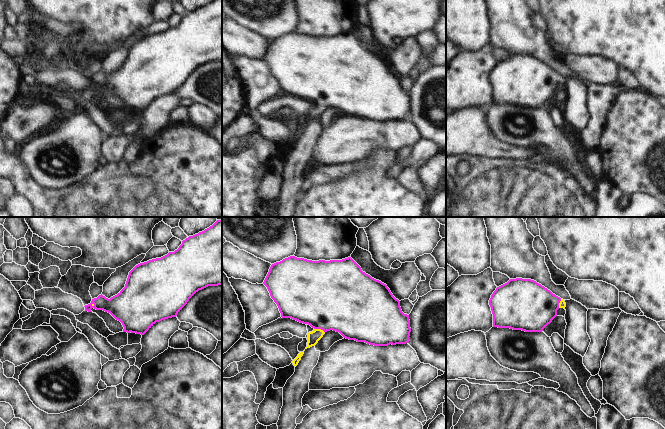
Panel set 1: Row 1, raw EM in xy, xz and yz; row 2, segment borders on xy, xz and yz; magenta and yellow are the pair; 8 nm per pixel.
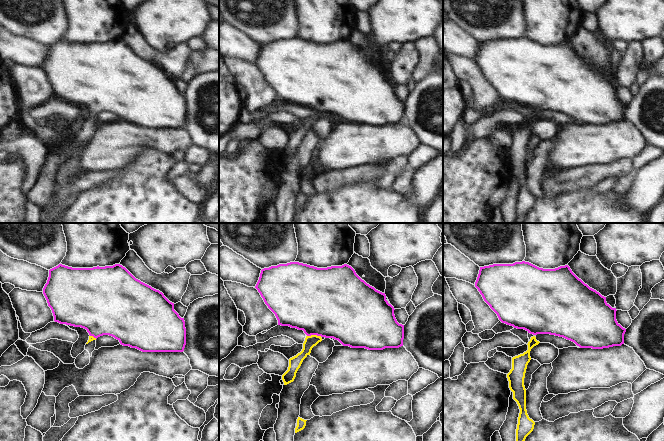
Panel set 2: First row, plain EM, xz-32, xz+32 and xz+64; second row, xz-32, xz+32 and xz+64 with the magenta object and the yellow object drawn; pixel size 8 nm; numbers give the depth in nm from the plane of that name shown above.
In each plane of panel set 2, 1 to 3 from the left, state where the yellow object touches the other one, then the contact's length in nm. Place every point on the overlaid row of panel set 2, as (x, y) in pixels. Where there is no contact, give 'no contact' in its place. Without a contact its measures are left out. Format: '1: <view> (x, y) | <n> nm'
1: xz-32 (93, 336) | 60 nm
2: xz+32 (314, 334) | 120 nm
3: no contact

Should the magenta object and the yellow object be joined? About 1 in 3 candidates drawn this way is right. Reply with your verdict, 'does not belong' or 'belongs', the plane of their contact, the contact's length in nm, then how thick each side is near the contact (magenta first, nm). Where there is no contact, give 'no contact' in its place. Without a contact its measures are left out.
belongs | xz | 90 nm | 500/100 nm

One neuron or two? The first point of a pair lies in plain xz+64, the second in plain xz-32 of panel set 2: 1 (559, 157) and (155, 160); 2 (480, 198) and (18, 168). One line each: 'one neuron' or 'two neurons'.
1: two neurons
2: one neuron

